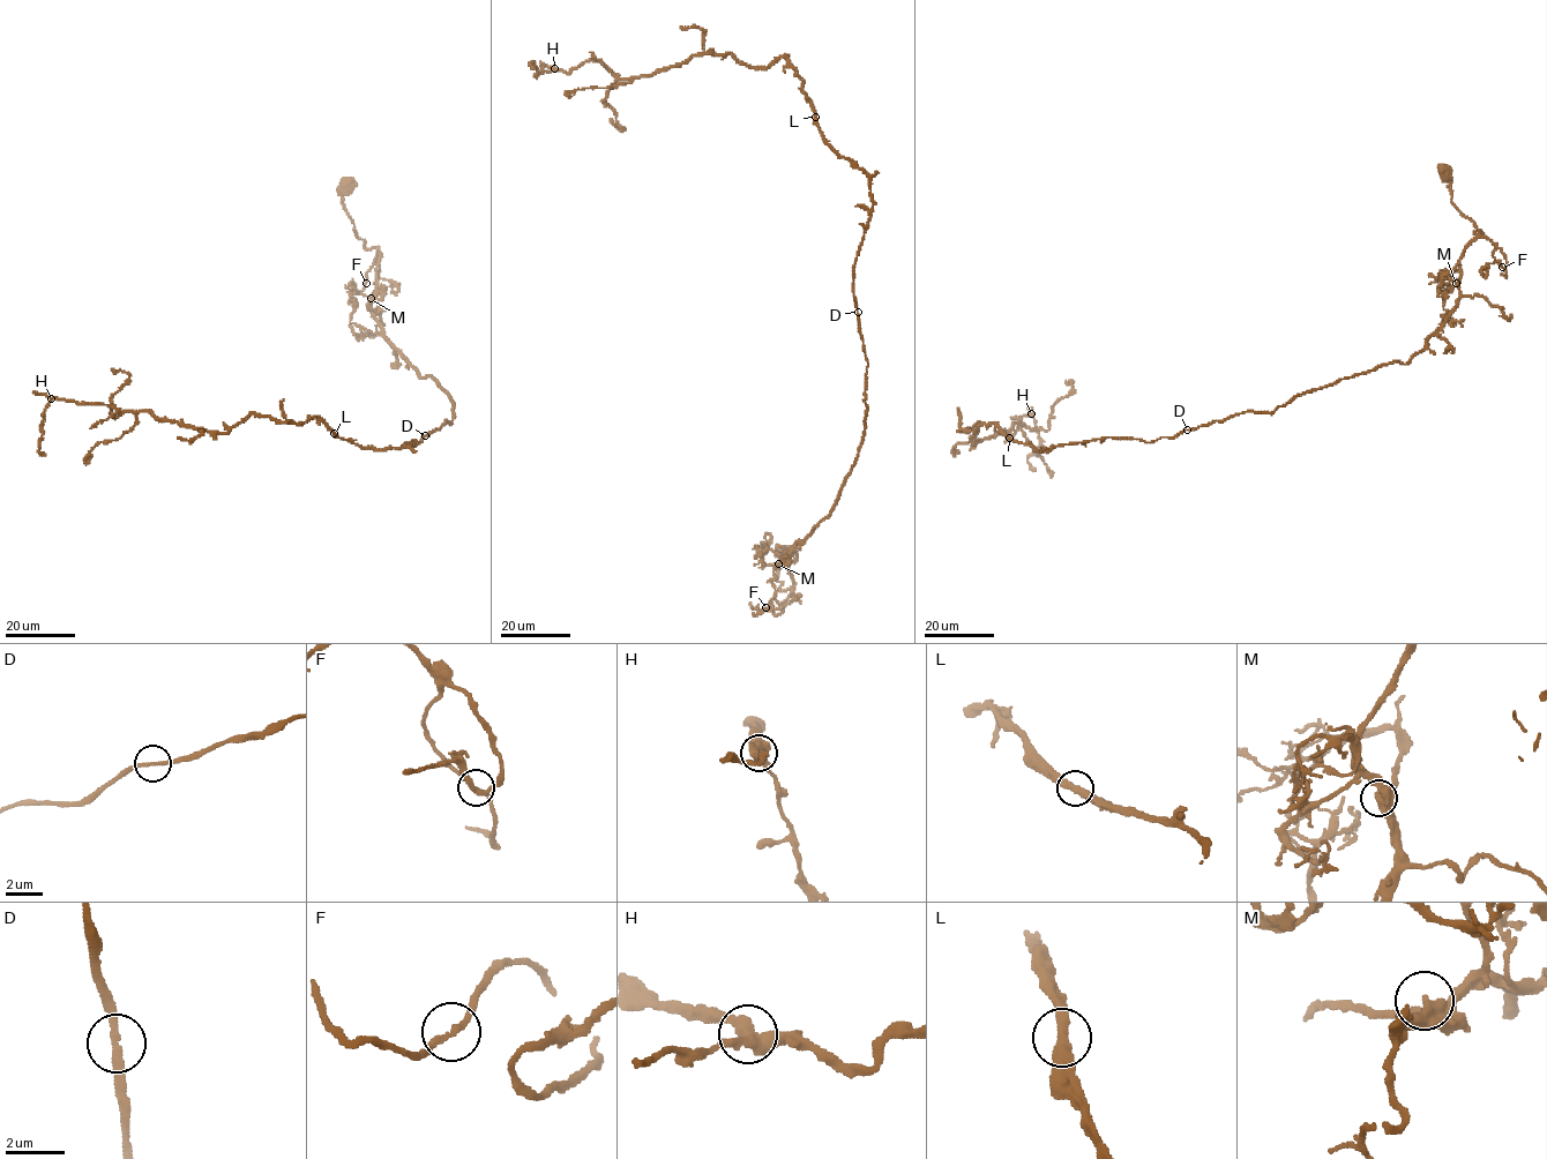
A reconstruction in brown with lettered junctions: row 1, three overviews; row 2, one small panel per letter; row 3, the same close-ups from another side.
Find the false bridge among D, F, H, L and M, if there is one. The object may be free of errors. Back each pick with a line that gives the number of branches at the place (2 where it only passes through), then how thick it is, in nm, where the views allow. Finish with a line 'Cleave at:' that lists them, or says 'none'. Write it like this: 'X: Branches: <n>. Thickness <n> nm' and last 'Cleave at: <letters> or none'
Cleave at: none

